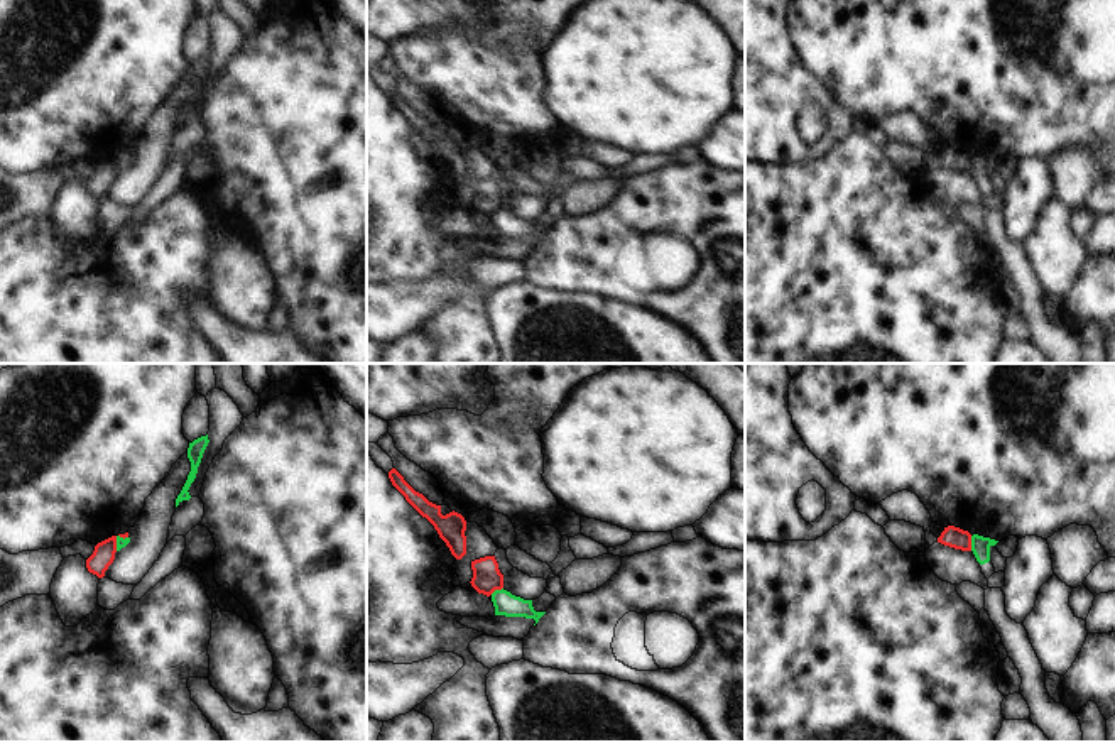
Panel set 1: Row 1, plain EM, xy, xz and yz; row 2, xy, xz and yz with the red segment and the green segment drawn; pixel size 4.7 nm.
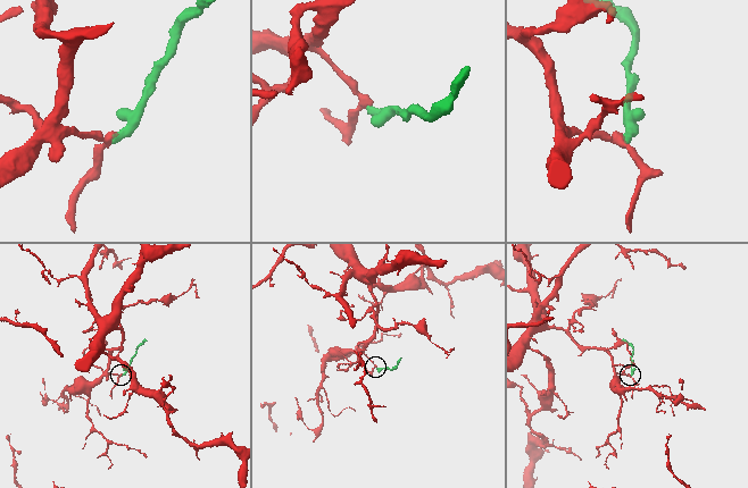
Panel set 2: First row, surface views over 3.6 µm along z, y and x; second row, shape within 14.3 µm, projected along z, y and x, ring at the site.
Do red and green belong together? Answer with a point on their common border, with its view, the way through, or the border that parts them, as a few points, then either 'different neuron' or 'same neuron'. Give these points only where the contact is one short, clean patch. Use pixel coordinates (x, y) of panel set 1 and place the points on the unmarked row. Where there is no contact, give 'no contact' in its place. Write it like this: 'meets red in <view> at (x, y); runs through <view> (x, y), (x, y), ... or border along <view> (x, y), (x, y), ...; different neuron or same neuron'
meets red in yz at (970, 164); border along yz (970, 158), (972, 171); different neuron

